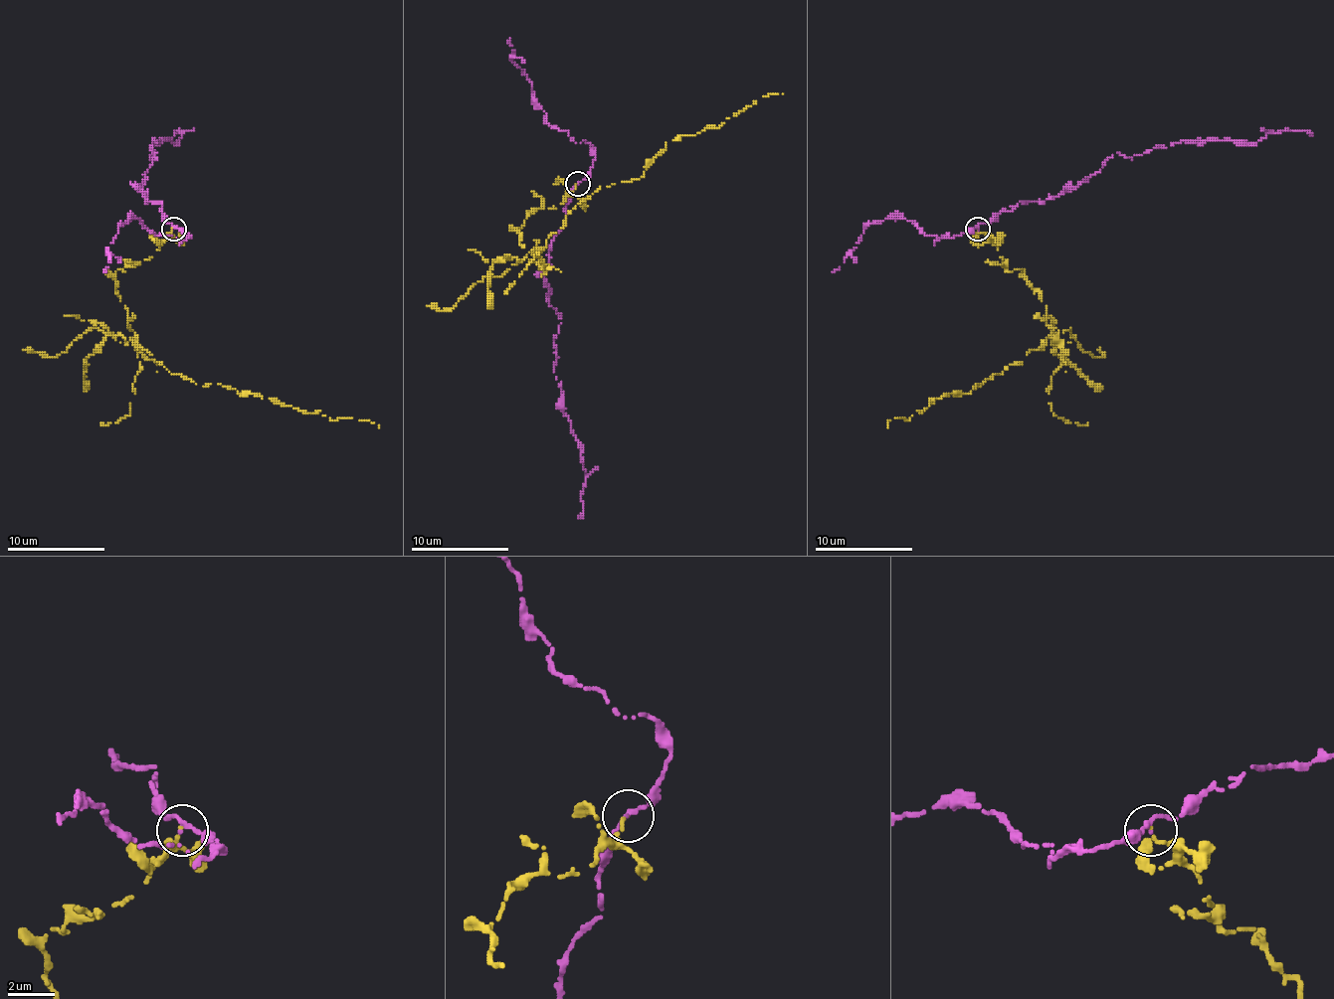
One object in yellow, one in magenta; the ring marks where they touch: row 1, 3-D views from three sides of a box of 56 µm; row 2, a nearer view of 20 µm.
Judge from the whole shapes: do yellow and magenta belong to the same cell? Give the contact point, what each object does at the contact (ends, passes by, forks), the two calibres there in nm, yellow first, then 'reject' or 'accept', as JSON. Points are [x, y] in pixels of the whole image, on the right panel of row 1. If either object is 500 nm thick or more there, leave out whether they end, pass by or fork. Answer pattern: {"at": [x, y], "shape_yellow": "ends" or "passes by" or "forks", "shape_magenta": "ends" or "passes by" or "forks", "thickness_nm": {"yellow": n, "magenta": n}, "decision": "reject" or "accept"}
{"at": [978, 229], "shape_yellow": "ends", "shape_magenta": "passes by", "thickness_nm": {"yellow": 140, "magenta": 200}, "decision": "reject"}

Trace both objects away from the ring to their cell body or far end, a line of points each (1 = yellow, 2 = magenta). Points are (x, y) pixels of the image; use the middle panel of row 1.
1: (578, 184), (531, 209), (519, 243), (539, 264), (519, 259), (666, 142), (783, 93)
2: (578, 184), (551, 243), (551, 266), (544, 274), (561, 323), (553, 347), (561, 411), (588, 474), (578, 518)

